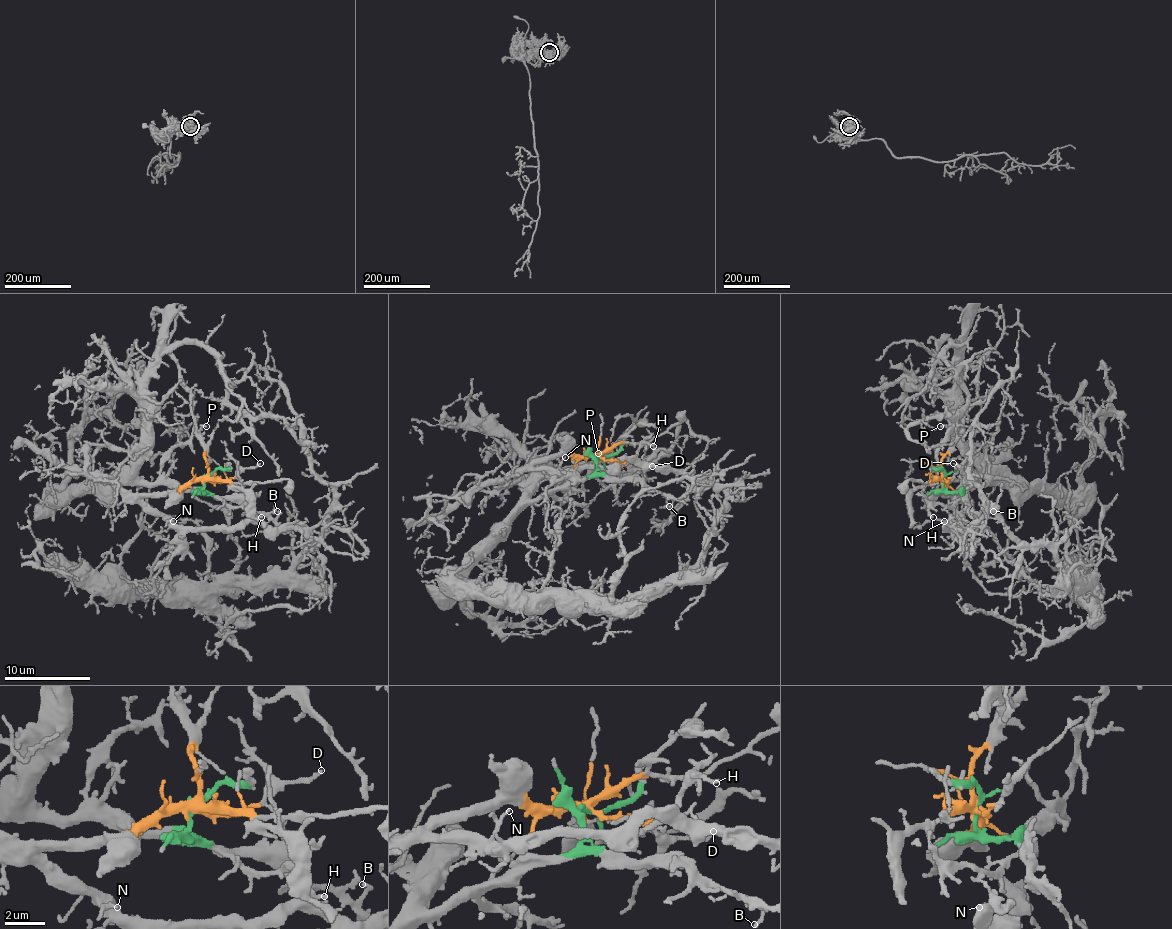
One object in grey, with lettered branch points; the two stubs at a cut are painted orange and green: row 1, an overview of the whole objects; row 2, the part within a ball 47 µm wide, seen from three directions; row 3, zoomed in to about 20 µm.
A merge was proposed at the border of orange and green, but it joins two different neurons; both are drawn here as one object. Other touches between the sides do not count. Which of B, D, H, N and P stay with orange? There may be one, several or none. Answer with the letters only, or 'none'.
D, N, P

